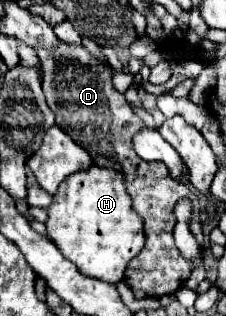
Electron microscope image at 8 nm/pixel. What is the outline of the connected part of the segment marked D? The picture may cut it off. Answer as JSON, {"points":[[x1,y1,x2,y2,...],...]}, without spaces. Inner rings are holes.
{"points":[[37,50,43,66,43,92,47,94,47,104,57,106,59,126,83,146,97,166,115,168,125,174,125,186,133,200,133,210,143,218,145,246,129,262,125,272,125,284,131,290,143,290,147,296,161,298,173,294,183,286,193,270,193,264,181,256,173,242,175,214,173,208,179,200,187,198,199,204,199,196,193,188,169,178,169,168,163,162,145,162,137,158,131,138,143,128,143,122,129,108,123,94,119,94,111,84,111,72,105,64,95,60,89,52,65,52,65,56,55,56,53,52]]}

